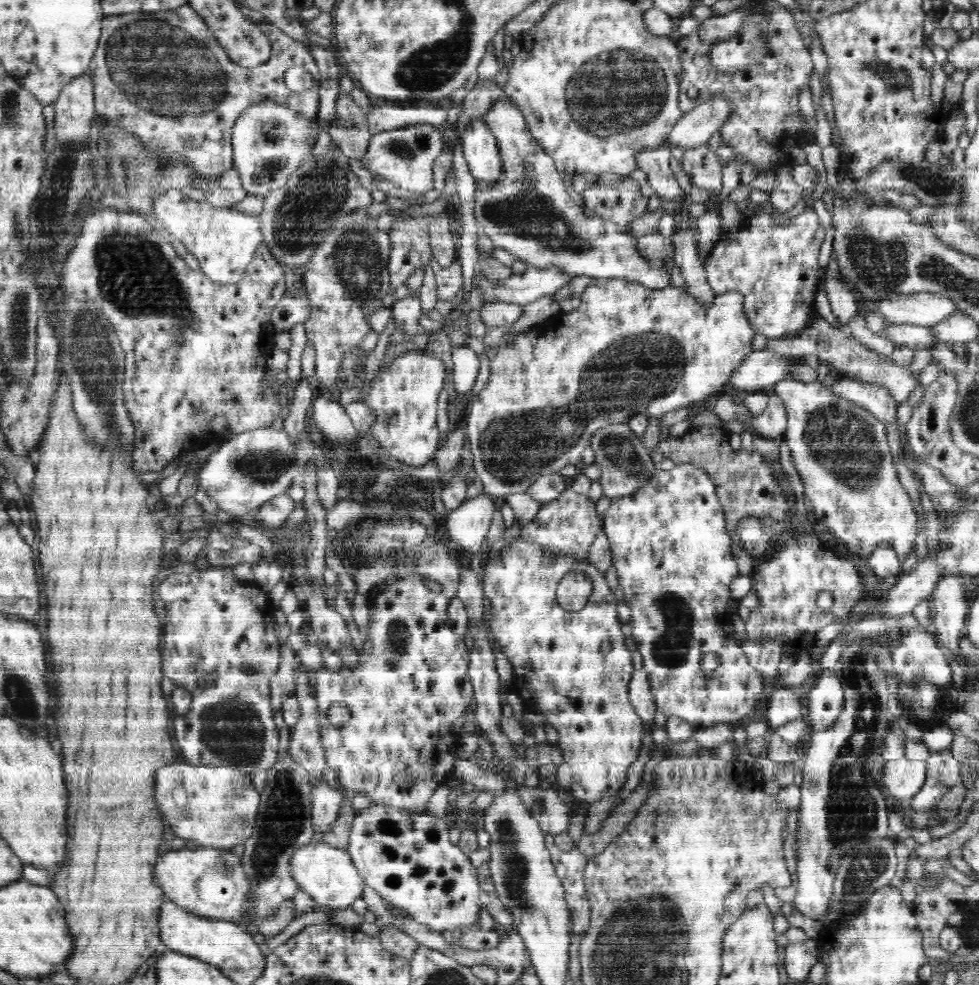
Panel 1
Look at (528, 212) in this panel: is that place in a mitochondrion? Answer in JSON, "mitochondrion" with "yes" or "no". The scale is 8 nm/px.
{"mitochondrion":"yes"}

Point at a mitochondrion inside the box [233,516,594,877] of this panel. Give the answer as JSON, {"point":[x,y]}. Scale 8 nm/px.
{"point":[397,634]}

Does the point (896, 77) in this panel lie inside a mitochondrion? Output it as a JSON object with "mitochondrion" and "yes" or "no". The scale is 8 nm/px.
{"mitochondrion":"yes"}

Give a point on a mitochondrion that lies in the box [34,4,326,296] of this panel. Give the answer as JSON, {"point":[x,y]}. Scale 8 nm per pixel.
{"point":[163,47]}

